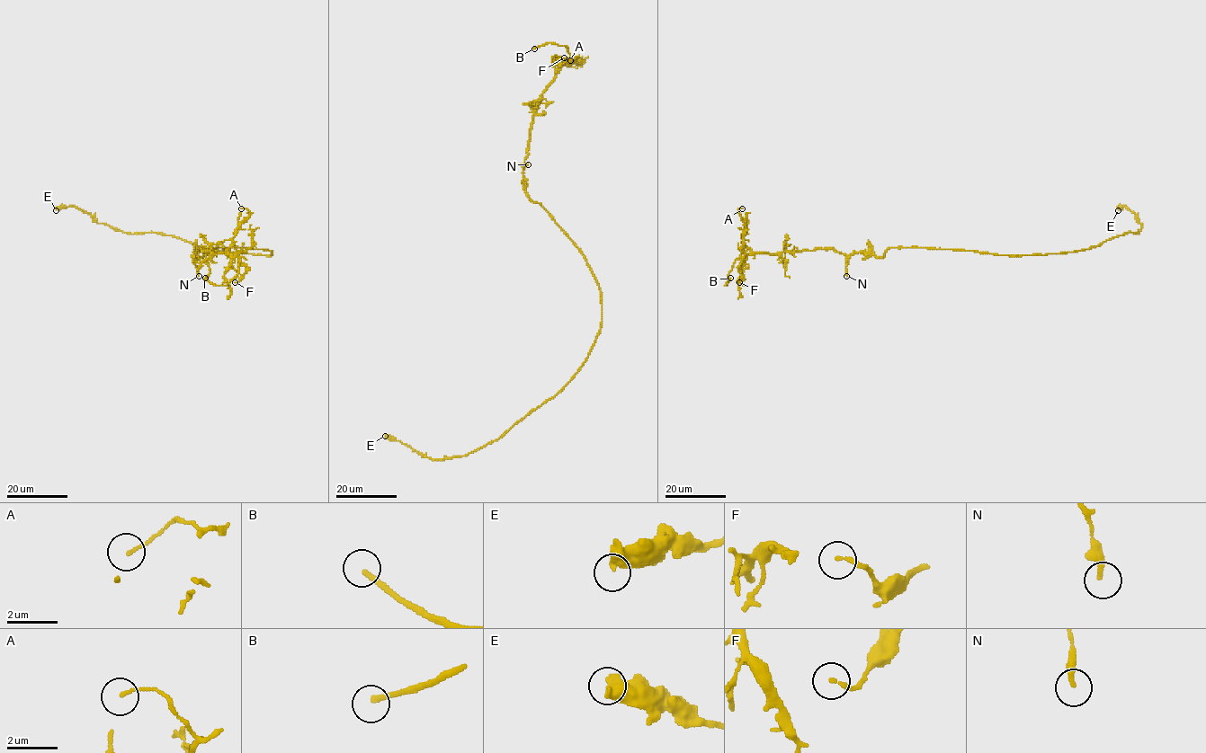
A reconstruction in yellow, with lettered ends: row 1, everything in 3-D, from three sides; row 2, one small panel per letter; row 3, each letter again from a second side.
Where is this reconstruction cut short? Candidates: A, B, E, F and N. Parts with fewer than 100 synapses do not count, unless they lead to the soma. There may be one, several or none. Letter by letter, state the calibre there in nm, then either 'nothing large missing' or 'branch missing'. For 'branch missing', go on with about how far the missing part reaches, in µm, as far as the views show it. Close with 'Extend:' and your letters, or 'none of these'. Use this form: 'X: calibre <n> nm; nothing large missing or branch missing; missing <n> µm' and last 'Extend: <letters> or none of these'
A: calibre 110 nm; nothing large missing
B: calibre 200 nm; branch missing; missing 35 µm
E: calibre 380 nm; nothing large missing
F: calibre 160 nm; nothing large missing
N: calibre 220 nm; nothing large missing
Extend: B

